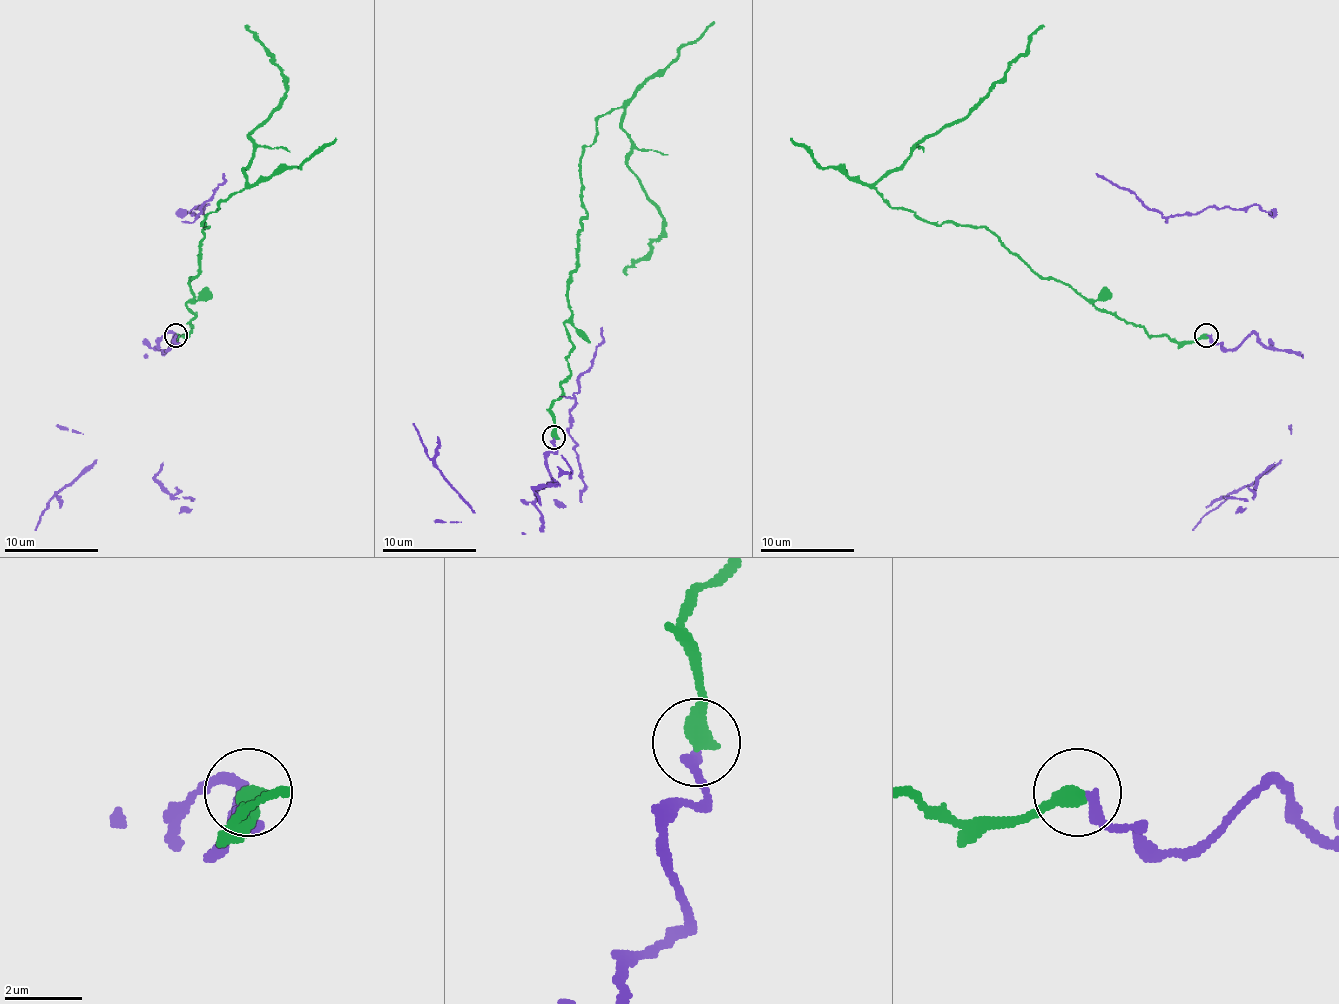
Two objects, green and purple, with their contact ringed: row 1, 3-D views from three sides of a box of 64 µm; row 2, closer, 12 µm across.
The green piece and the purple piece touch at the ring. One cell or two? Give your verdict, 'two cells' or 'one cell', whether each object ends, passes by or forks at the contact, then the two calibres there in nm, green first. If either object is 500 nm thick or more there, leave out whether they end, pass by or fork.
two cells; green ends there; purple ends there; 460 nm thick on the green side, 280 nm on the other

